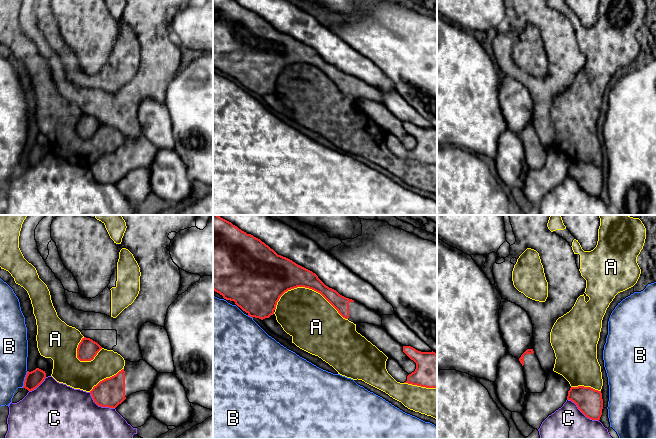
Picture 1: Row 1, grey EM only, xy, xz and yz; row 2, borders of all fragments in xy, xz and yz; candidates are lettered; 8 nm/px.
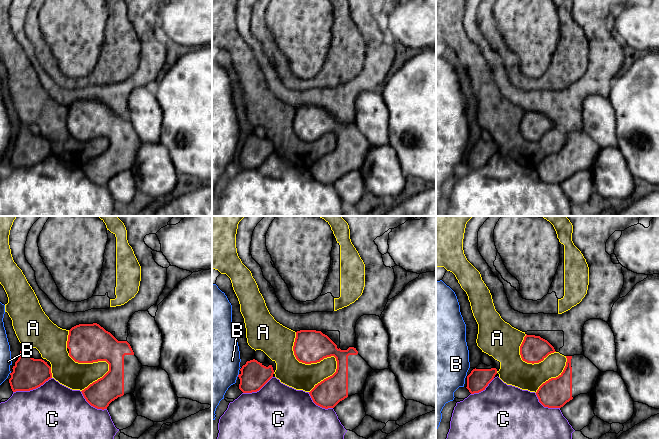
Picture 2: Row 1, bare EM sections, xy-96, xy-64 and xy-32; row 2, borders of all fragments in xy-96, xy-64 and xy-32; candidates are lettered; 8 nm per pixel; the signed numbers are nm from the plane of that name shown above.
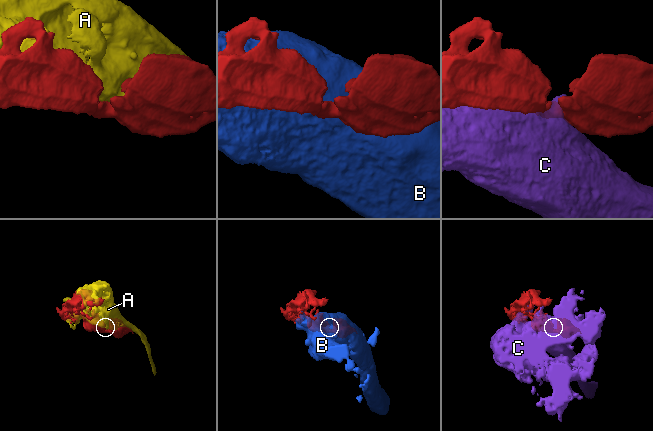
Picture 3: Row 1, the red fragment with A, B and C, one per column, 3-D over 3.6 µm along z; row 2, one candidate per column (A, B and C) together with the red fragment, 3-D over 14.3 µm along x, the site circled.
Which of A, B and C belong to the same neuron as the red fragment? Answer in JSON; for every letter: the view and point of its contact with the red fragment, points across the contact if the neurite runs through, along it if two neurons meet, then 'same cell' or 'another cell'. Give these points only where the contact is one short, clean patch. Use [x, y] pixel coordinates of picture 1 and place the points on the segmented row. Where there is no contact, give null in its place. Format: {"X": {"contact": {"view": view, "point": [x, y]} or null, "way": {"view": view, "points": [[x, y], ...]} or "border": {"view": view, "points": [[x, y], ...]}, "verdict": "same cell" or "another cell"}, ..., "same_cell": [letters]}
{"A": {"contact": {"view": "xz", "point": [308, 287]}, "verdict": "another cell"}, "B": {"contact": {"view": "xy", "point": [25, 379]}, "verdict": "another cell"}, "C": {"contact": {"view": "yz", "point": [582, 412]}, "verdict": "another cell"}, "same_cell": []}

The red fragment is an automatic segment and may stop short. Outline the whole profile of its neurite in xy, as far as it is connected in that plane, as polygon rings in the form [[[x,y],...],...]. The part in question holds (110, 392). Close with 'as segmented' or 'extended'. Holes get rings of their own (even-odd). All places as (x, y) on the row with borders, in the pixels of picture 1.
[[[143,359],[138,362],[125,360],[121,371],[100,381],[90,393],[98,406],[116,408],[131,394],[149,391],[157,375],[158,372]]]; extended

